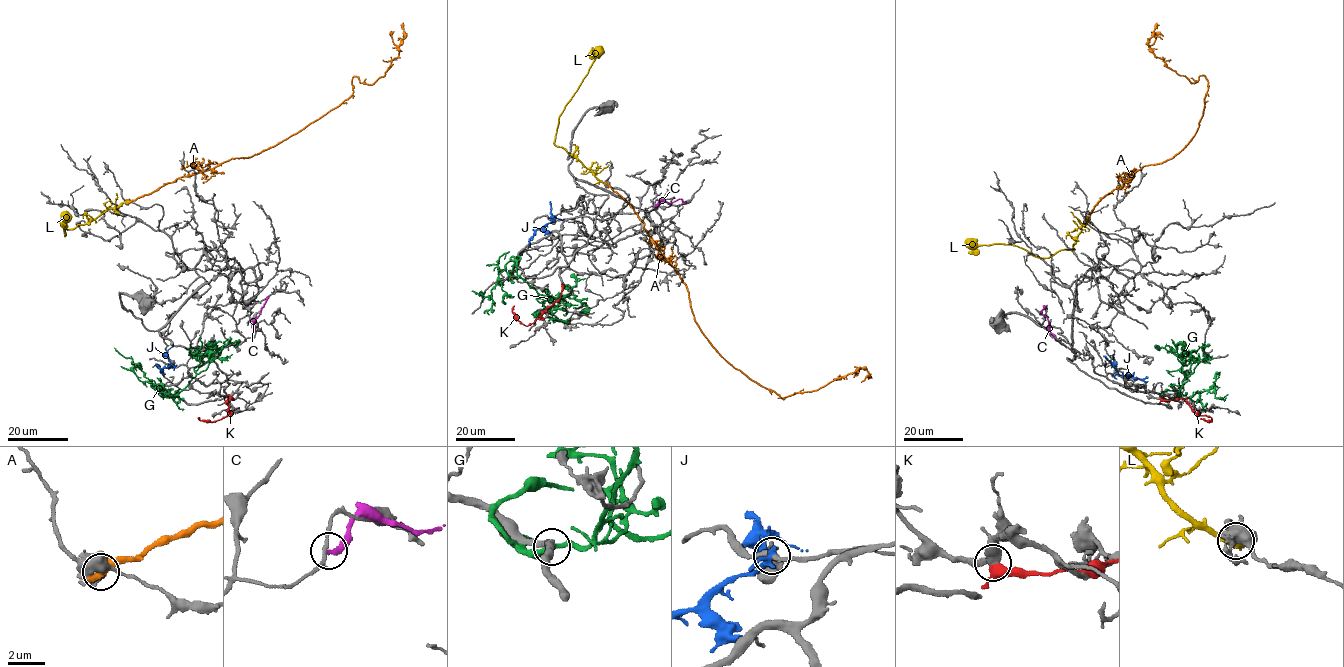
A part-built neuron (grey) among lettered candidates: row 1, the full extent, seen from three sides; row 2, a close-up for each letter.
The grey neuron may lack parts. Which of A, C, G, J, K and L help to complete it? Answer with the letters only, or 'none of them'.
none of them

